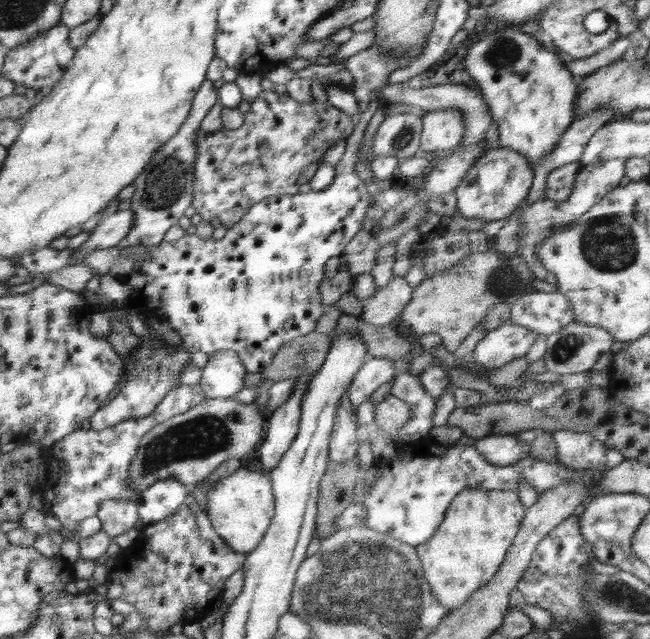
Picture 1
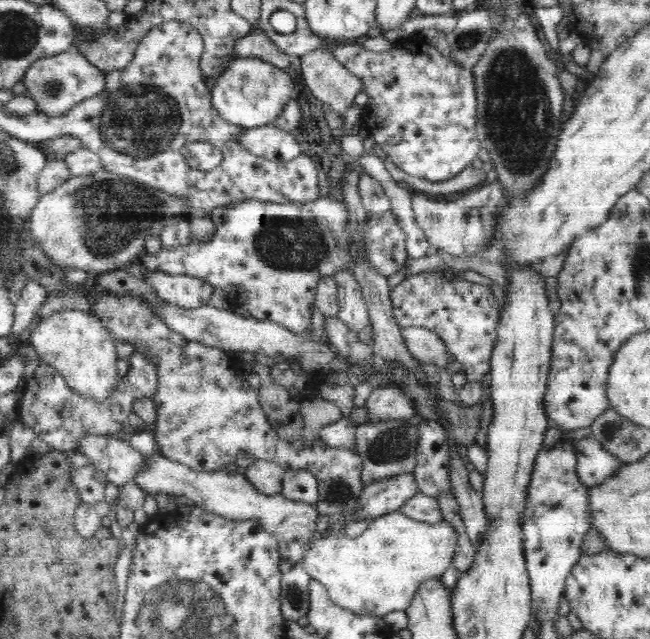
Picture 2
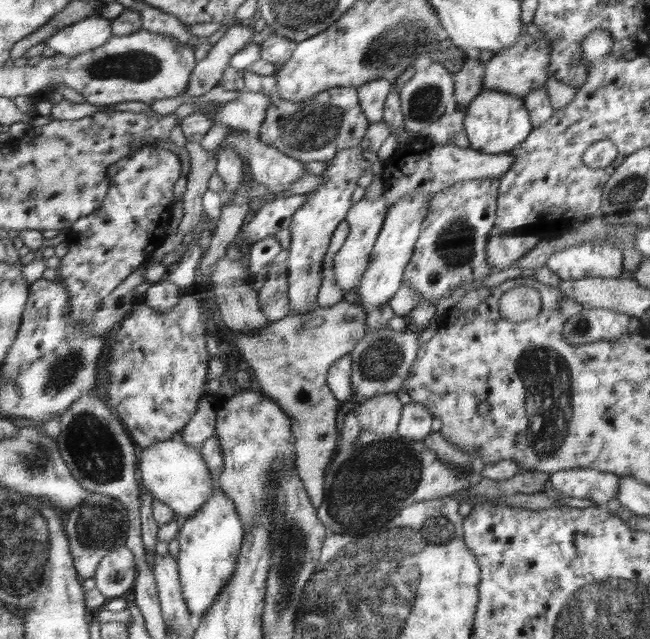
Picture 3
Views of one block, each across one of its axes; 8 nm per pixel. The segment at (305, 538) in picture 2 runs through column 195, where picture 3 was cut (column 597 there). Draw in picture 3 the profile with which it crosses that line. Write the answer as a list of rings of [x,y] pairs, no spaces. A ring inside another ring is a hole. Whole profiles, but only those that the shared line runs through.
[[[574,468],[551,473],[554,492],[570,498],[588,498],[597,506],[606,506],[618,494],[620,477],[611,472],[590,468]]]

